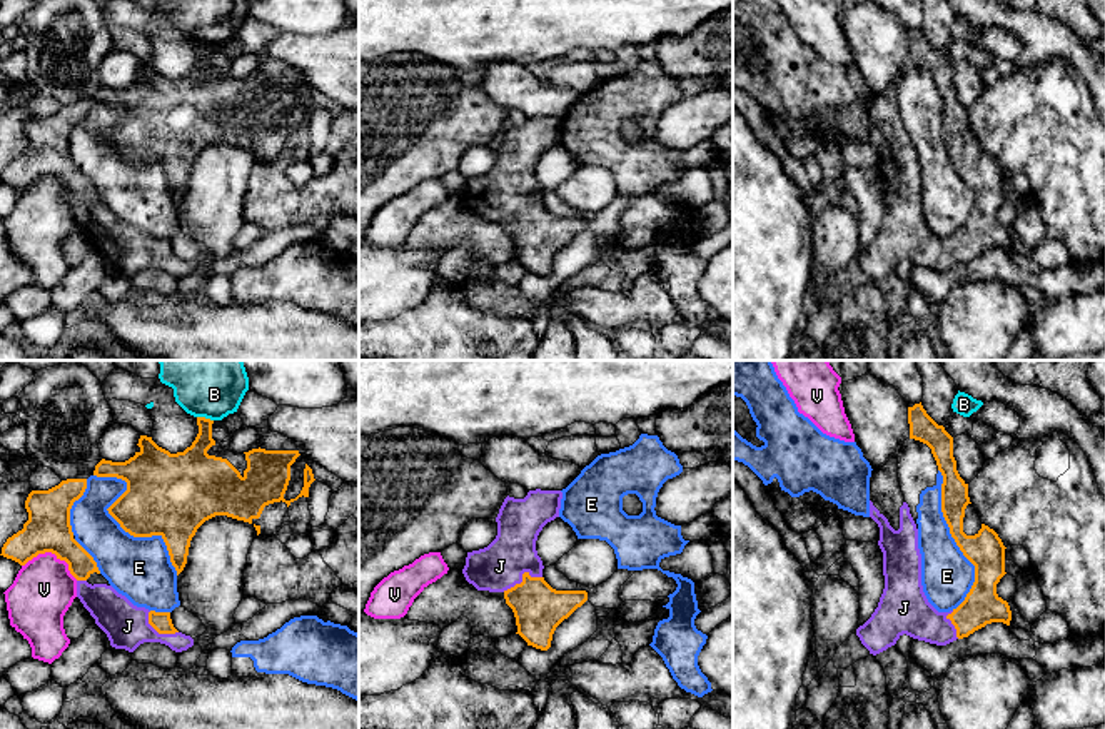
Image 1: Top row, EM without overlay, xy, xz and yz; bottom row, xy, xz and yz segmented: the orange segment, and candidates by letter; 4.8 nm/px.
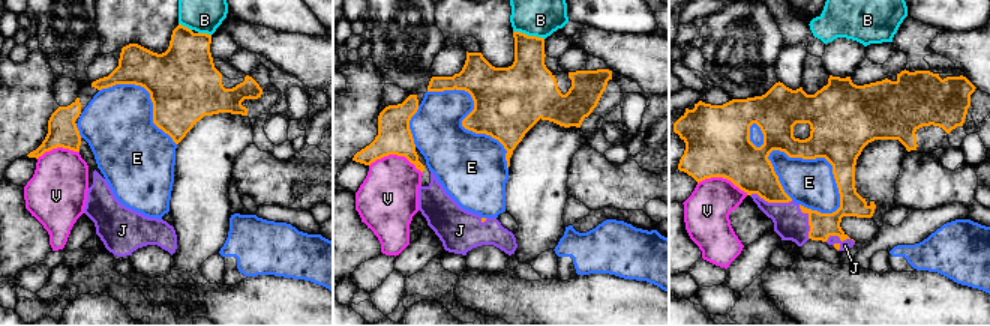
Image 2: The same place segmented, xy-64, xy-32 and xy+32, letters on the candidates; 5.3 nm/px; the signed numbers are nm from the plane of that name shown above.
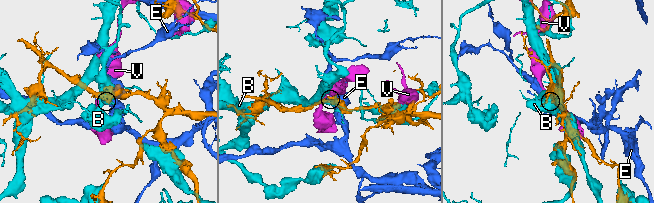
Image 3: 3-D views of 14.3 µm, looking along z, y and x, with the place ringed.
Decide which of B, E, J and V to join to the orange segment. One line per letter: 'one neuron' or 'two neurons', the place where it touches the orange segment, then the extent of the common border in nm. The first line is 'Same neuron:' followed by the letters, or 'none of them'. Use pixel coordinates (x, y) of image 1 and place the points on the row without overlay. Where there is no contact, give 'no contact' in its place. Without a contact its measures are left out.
Same neuron: J
B: two neurons; contact xy (204, 44); length 80 nm
E: two neurons; contact xy (122, 154); length 650 nm
J: one neuron; contact xz (523, 204); length 200 nm
V: two neurons; contact xy (52, 179); length 280 nm

